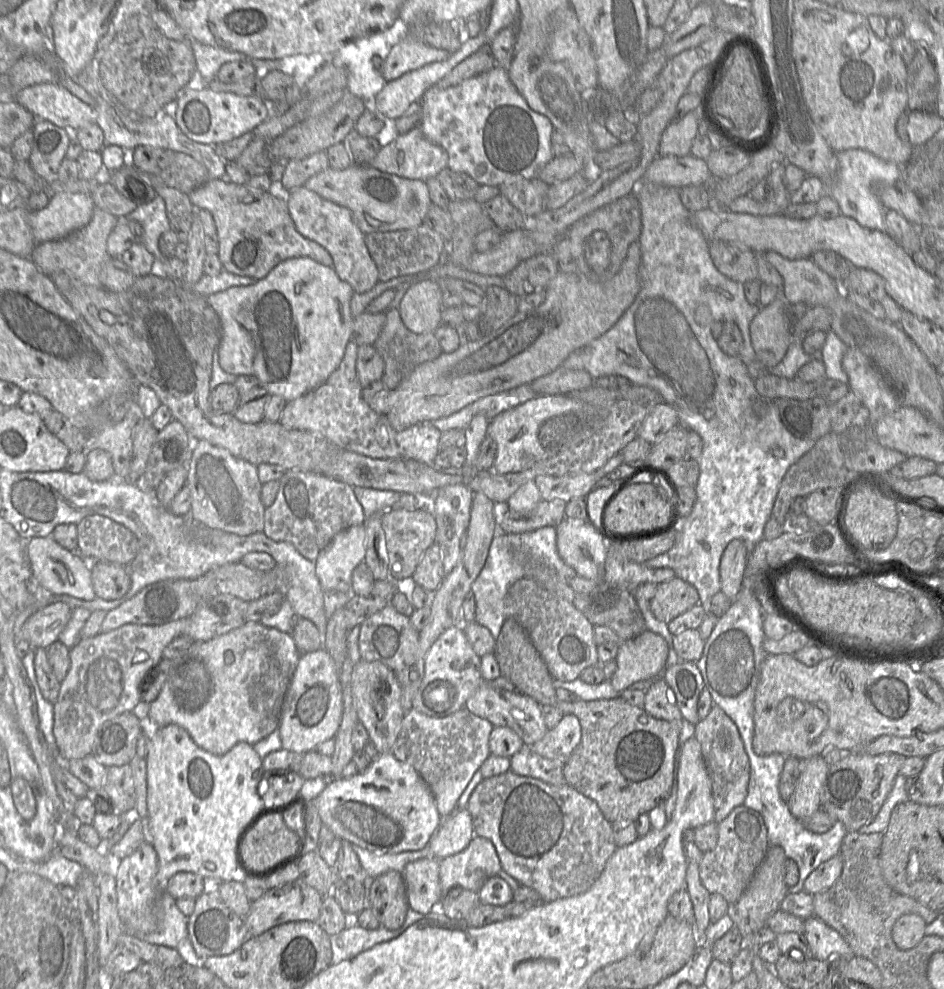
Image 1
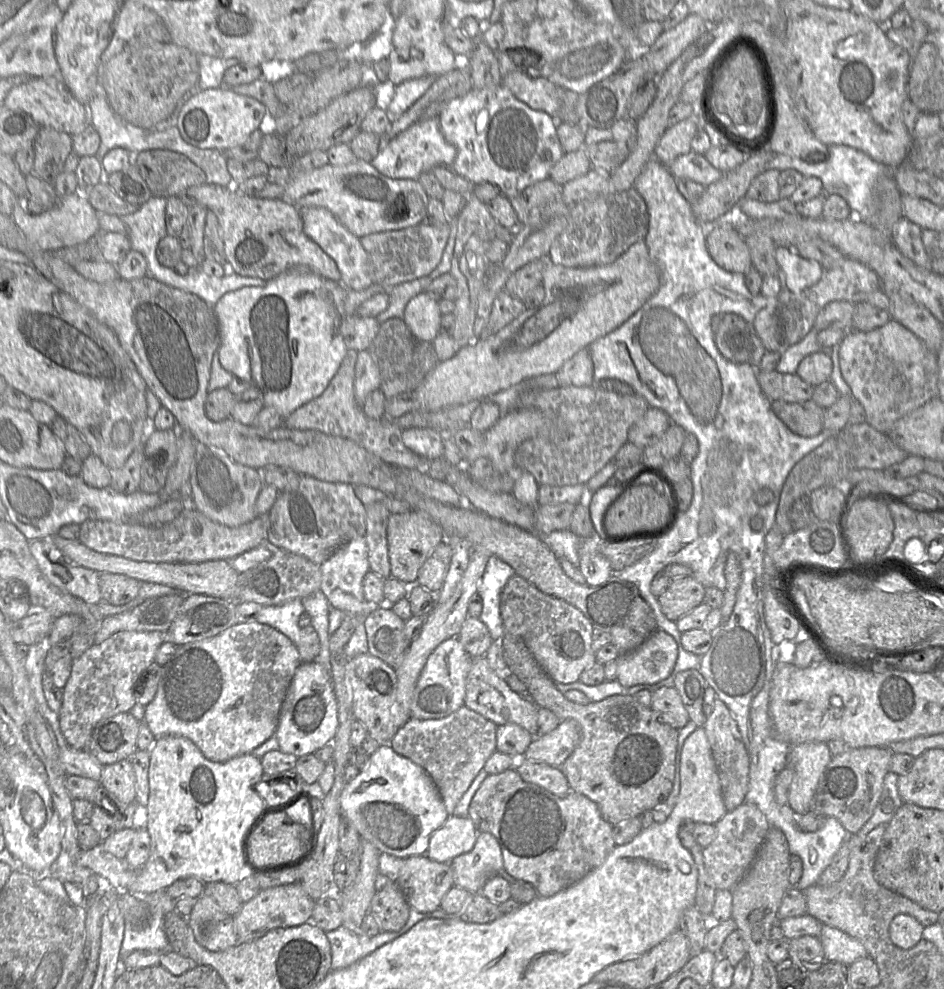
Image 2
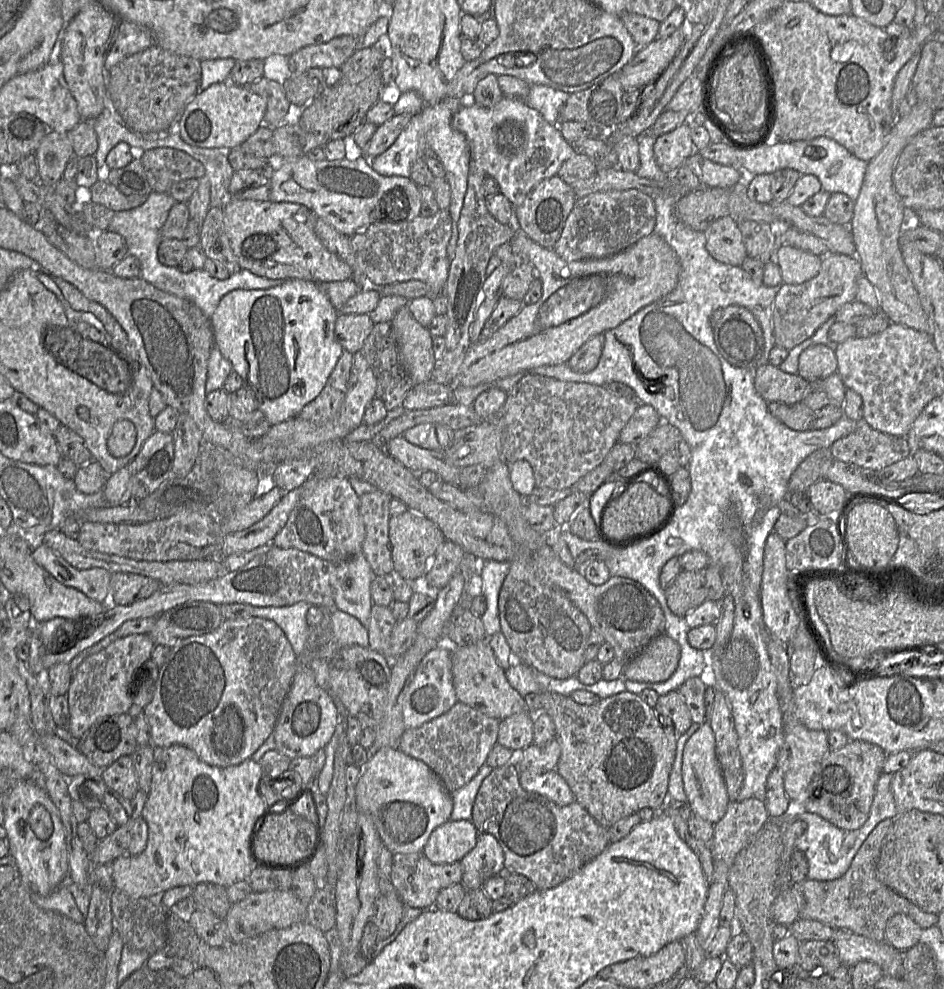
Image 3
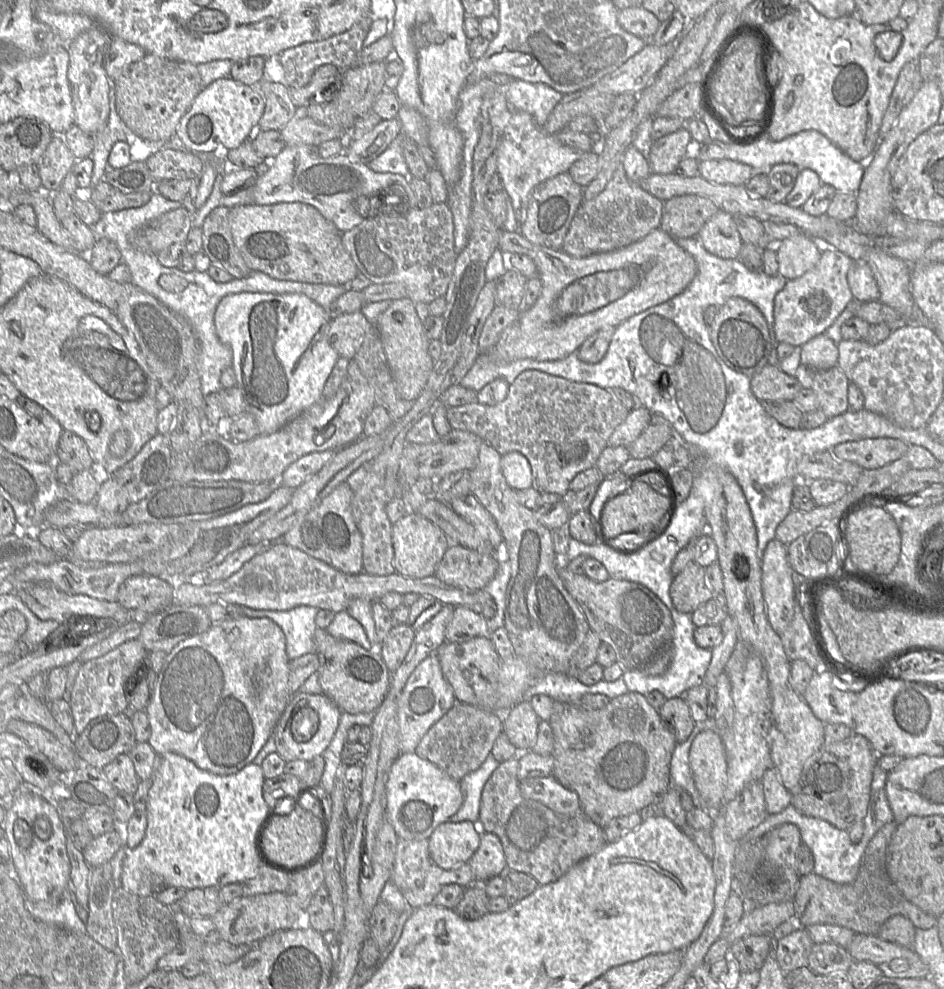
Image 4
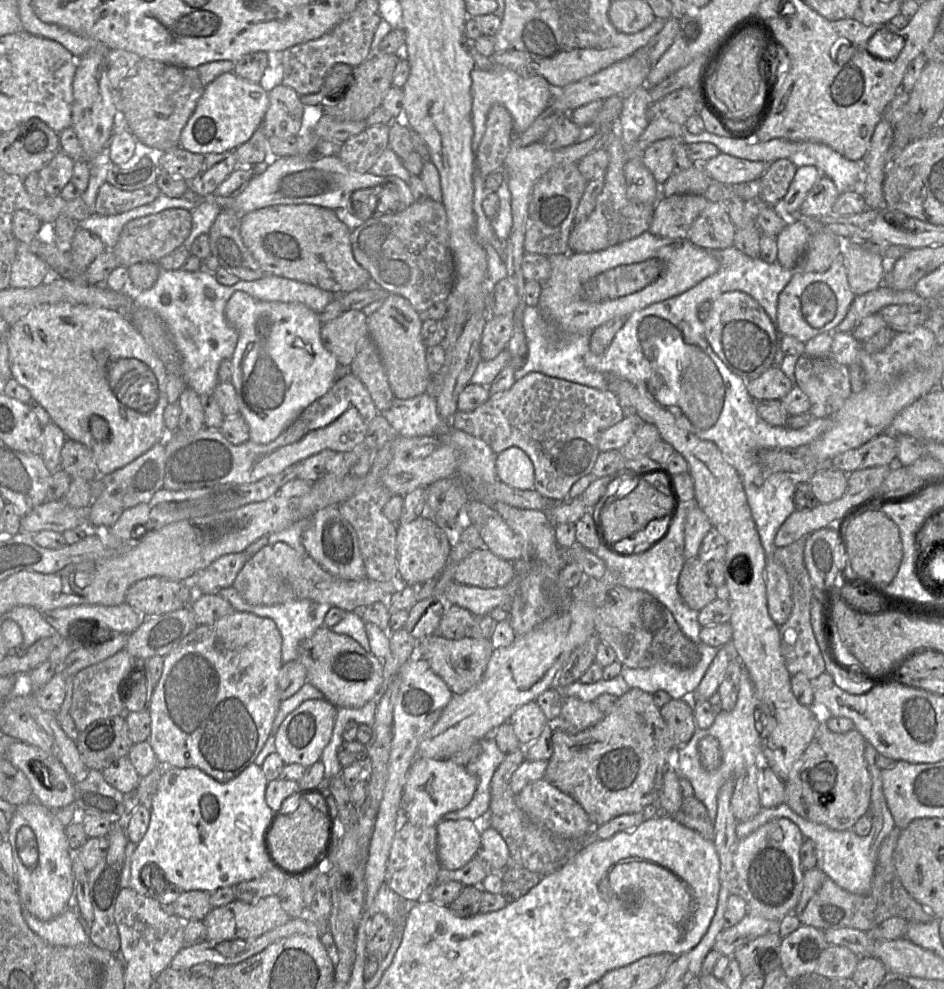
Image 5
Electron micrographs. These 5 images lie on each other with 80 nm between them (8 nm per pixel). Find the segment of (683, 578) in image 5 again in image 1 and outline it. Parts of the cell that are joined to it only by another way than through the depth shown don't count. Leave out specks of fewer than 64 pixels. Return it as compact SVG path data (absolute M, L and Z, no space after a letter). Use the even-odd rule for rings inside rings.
M673 578L657 584L654 597L650 600L650 610L655 618L666 624L699 604L699 594L688 582Z

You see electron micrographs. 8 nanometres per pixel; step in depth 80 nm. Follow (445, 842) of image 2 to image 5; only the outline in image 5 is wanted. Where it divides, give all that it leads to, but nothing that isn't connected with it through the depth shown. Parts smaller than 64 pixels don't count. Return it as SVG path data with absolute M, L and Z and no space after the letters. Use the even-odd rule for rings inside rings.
M470 819L441 820L436 825L437 852L442 868L456 870L475 857L481 825Z

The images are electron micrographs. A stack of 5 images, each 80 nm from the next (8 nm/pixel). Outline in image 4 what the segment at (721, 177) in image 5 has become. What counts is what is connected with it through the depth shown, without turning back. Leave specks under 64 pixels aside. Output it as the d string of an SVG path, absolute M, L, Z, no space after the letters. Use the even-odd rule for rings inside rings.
M728 158L698 163L698 175L716 184L745 185L755 172L752 167Z

